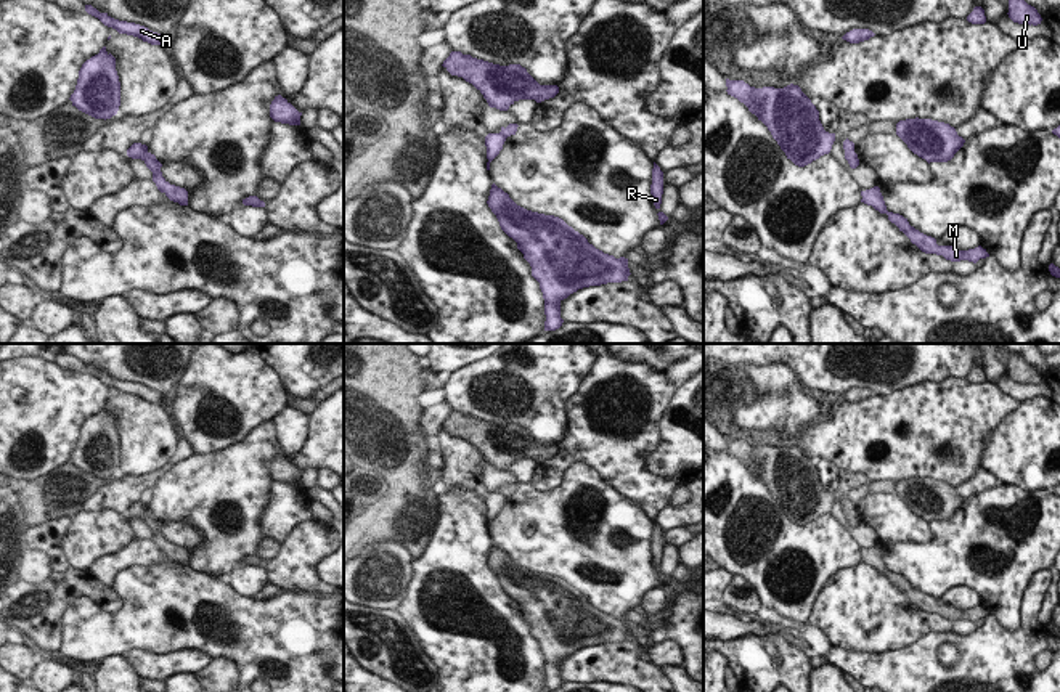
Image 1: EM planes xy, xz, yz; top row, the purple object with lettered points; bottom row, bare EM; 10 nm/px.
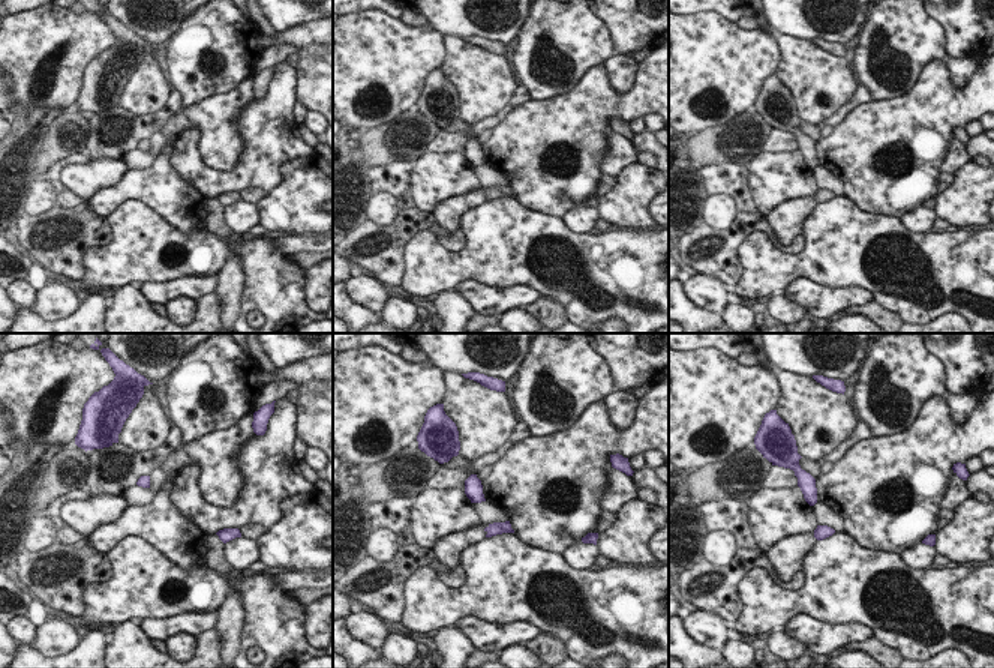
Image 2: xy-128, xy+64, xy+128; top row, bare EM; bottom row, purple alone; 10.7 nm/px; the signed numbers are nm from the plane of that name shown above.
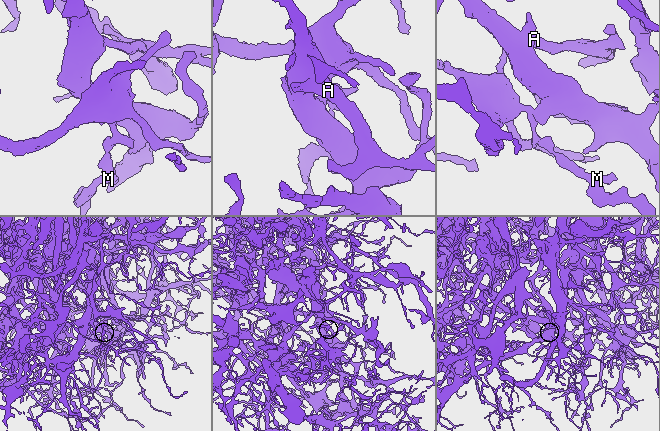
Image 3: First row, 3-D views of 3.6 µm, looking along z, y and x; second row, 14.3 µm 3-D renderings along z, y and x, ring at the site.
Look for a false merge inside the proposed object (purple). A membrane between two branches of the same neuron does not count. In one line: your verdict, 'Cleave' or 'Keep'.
Cleave

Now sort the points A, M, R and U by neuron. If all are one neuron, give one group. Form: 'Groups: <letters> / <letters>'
Groups: A R / M U

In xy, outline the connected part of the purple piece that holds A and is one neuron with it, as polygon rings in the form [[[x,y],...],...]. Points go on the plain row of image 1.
[[[85,364],[85,371],[95,377],[98,377],[104,385],[116,389],[119,393],[127,393],[141,398],[143,401],[148,401],[151,405],[167,405],[164,401],[164,395],[149,390],[145,385],[119,381],[111,377],[108,372],[100,372],[92,364]]]

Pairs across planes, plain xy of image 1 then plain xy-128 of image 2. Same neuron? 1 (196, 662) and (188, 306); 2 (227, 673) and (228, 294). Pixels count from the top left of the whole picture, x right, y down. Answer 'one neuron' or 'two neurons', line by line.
1: two neurons
2: one neuron

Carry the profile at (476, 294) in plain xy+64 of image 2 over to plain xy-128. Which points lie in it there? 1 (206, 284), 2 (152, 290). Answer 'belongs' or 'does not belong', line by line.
1: belongs
2: belongs

